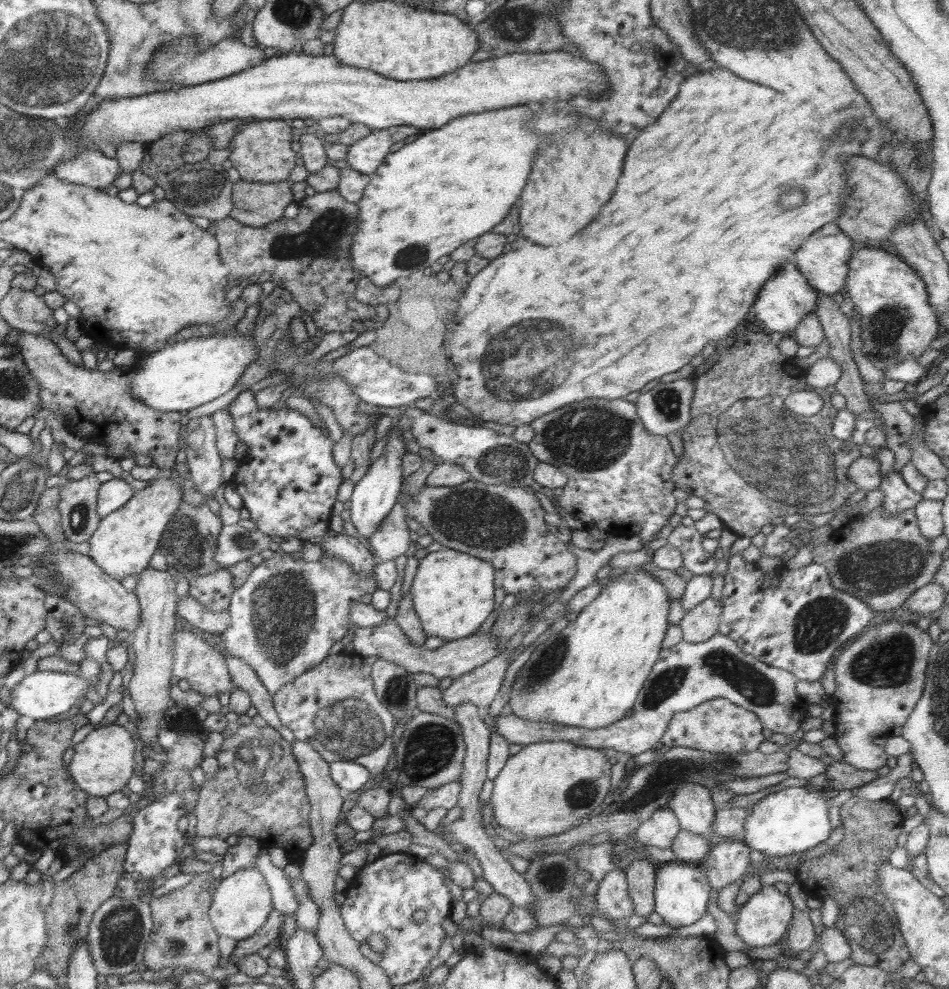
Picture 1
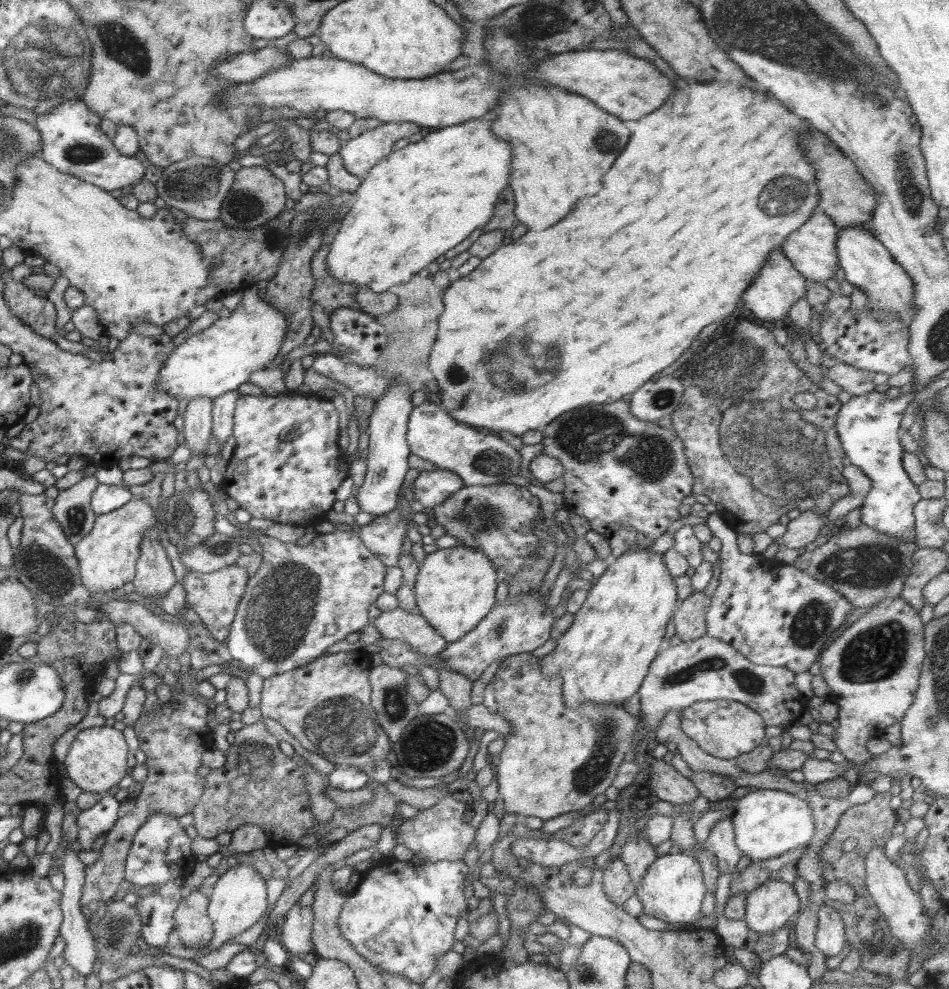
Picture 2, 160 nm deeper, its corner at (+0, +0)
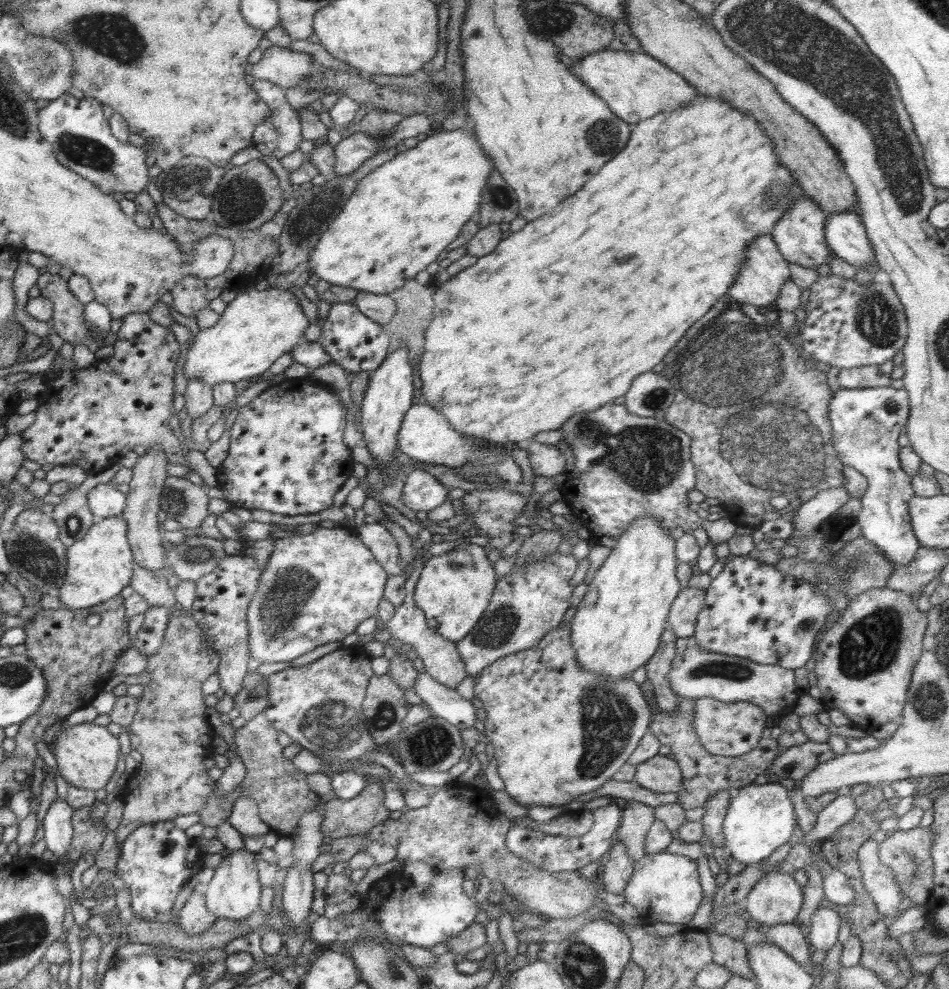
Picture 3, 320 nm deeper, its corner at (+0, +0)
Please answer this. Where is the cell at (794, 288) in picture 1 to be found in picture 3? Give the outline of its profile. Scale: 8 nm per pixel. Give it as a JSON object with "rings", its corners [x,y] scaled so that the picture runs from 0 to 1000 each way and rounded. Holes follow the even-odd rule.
{"rings":[[[801,238],[790,244],[790,251],[785,253],[785,264],[782,273],[778,275],[778,281],[773,283],[769,291],[769,299],[779,306],[792,307],[798,311],[813,309],[820,301],[823,289],[832,279],[831,265],[820,253],[813,238]]]}

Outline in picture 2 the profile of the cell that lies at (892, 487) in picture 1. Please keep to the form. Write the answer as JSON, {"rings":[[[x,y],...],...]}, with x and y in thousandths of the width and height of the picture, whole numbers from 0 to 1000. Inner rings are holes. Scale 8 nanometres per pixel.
{"rings":[[[932,392],[913,399],[899,399],[897,404],[886,411],[880,427],[887,454],[891,458],[891,467],[906,473],[918,485],[918,494],[907,511],[908,529],[921,534],[921,537],[944,544],[952,544],[952,546],[964,546],[962,516],[963,511],[970,505],[966,491],[959,485],[957,478],[953,475],[950,468],[953,453],[948,450],[950,438],[948,428],[955,413],[963,404],[963,400],[964,398],[961,396],[938,404],[933,398]]]}

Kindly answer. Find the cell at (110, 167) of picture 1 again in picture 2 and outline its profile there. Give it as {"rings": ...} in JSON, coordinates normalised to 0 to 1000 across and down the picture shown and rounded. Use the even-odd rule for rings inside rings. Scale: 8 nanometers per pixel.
{"rings":[[[83,98],[66,101],[60,108],[54,109],[50,116],[40,116],[37,121],[38,129],[43,135],[43,159],[53,165],[61,174],[67,174],[70,177],[80,178],[91,185],[99,186],[112,194],[117,192],[126,192],[133,188],[141,189],[153,178],[154,164],[150,164],[142,157],[130,157],[122,152],[112,134],[105,130],[106,119],[95,110],[91,104]]]}

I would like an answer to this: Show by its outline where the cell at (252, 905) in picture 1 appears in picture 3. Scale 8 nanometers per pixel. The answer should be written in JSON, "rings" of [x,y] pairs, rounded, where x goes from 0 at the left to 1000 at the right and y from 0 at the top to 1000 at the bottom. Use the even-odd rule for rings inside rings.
{"rings":[[[251,858],[251,861],[244,861],[241,866],[236,867],[234,873],[227,879],[221,893],[213,897],[217,918],[229,929],[253,932],[253,930],[259,930],[266,924],[264,922],[274,919],[276,895],[274,895],[268,868],[270,868],[268,862],[260,858]]]}

